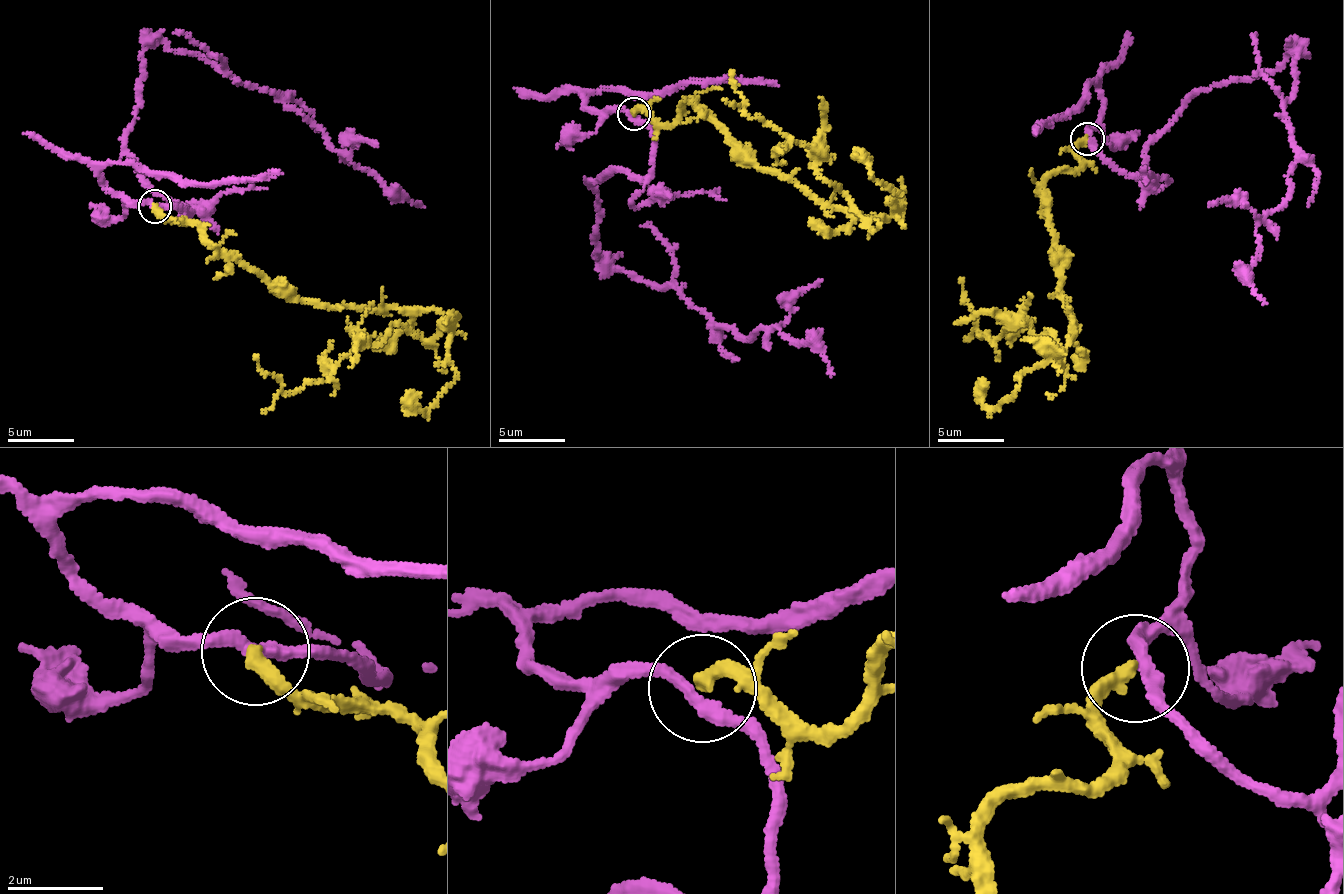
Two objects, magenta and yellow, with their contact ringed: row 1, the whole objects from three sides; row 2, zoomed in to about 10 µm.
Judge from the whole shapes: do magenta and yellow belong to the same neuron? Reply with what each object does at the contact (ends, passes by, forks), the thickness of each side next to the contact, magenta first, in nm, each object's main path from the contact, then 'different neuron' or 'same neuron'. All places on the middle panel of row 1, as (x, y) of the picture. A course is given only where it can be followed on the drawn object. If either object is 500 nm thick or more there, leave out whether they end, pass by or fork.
magenta passes by | yellow ends | 260/300 nm | magenta via (632, 116), (653, 140), (650, 173), (590, 181), (597, 256), (747, 338), (778, 327), (819, 346), (830, 376) | yellow via (632, 113), (671, 124), (703, 106), (758, 167), (885, 219), (821, 177), (817, 152), (746, 114), (730, 70) | different neuron

